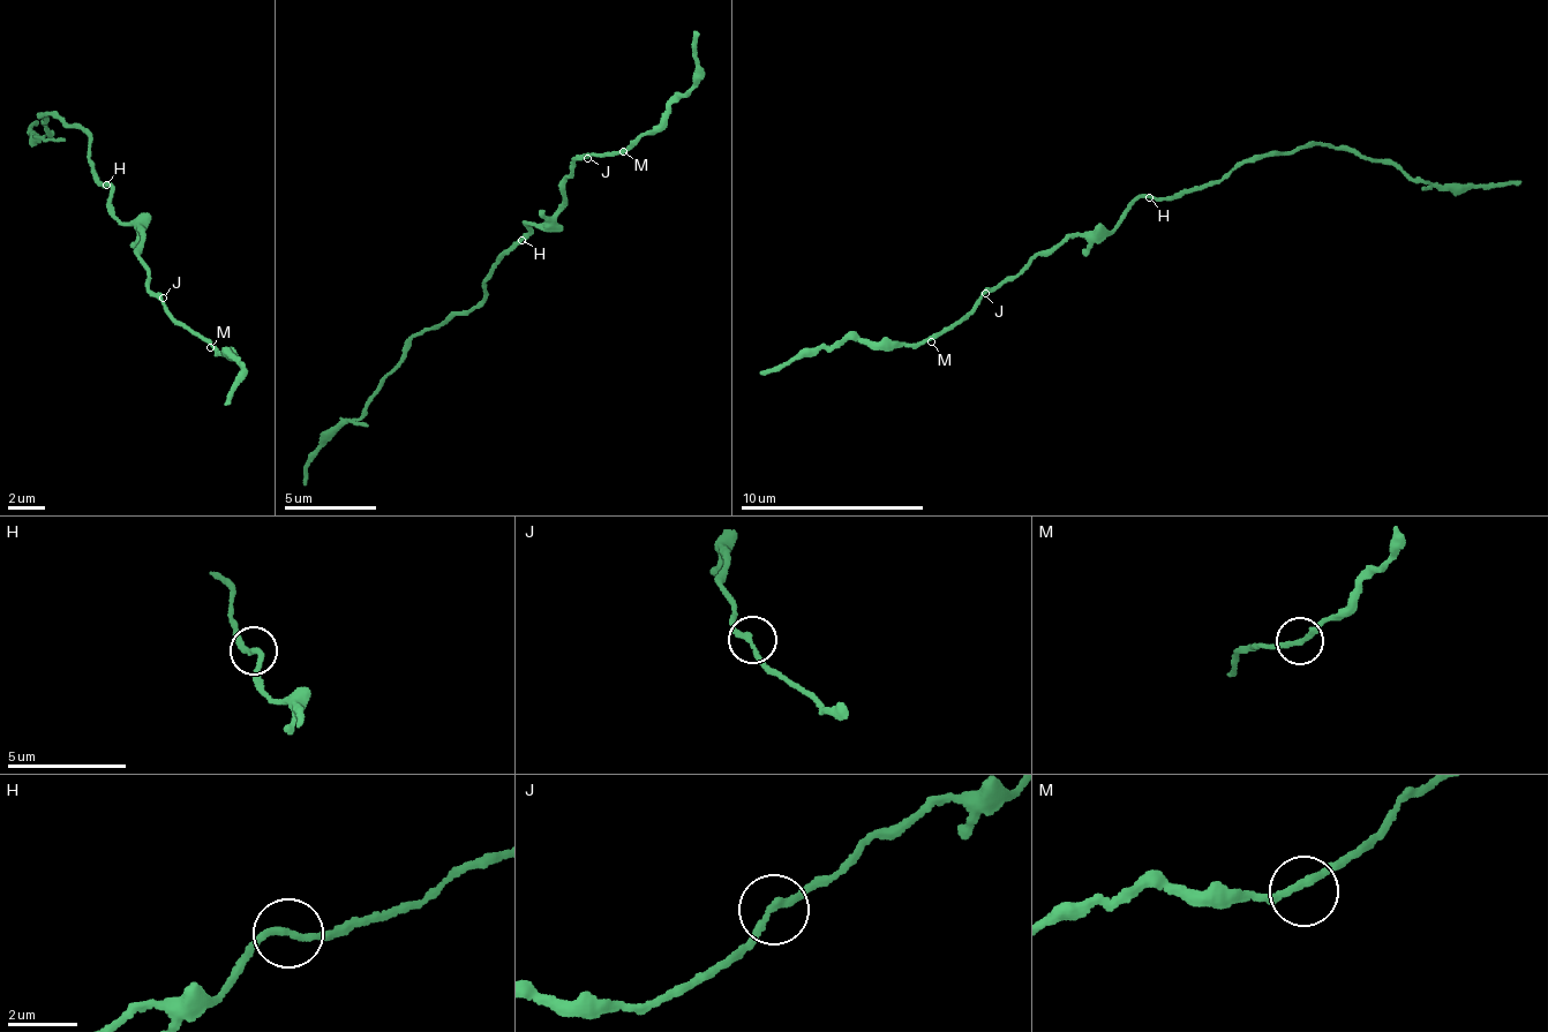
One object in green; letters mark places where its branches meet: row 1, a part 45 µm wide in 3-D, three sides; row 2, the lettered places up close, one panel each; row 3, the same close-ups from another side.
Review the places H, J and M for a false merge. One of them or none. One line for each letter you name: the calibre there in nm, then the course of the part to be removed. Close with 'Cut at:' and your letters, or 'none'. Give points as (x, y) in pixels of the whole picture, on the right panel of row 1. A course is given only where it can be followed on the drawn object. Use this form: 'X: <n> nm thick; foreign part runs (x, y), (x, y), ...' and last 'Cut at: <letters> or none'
H: 200 nm thick; foreign part runs (1149, 197), (1212, 187), (1248, 158), (1320, 143), (1382, 160), (1427, 185), (1483, 186), (1520, 182)
Cut at: H

